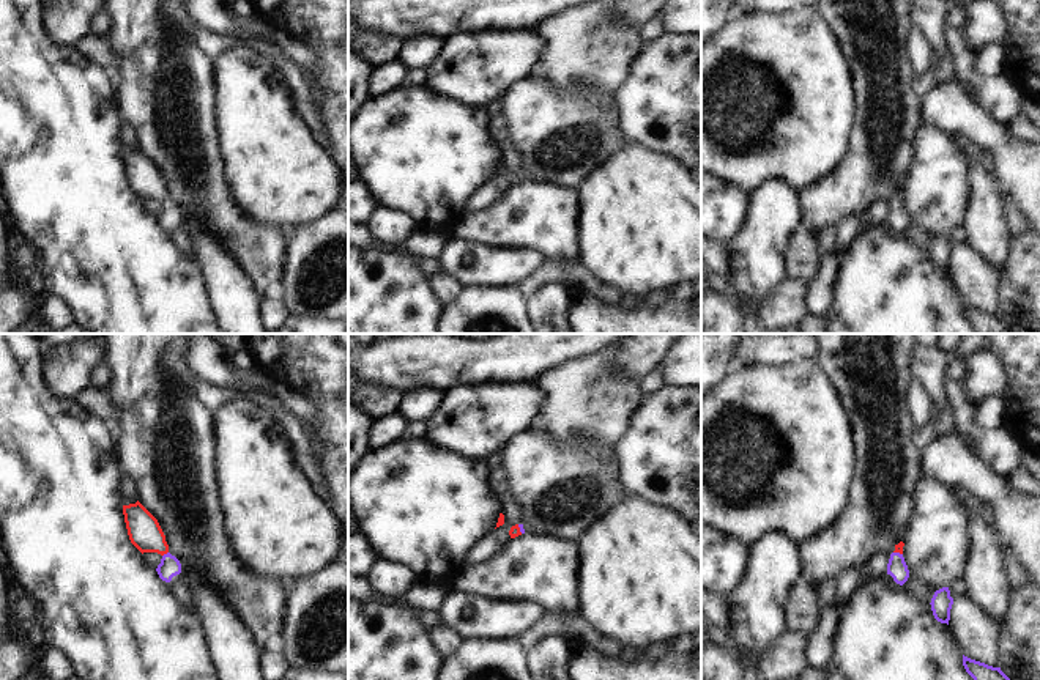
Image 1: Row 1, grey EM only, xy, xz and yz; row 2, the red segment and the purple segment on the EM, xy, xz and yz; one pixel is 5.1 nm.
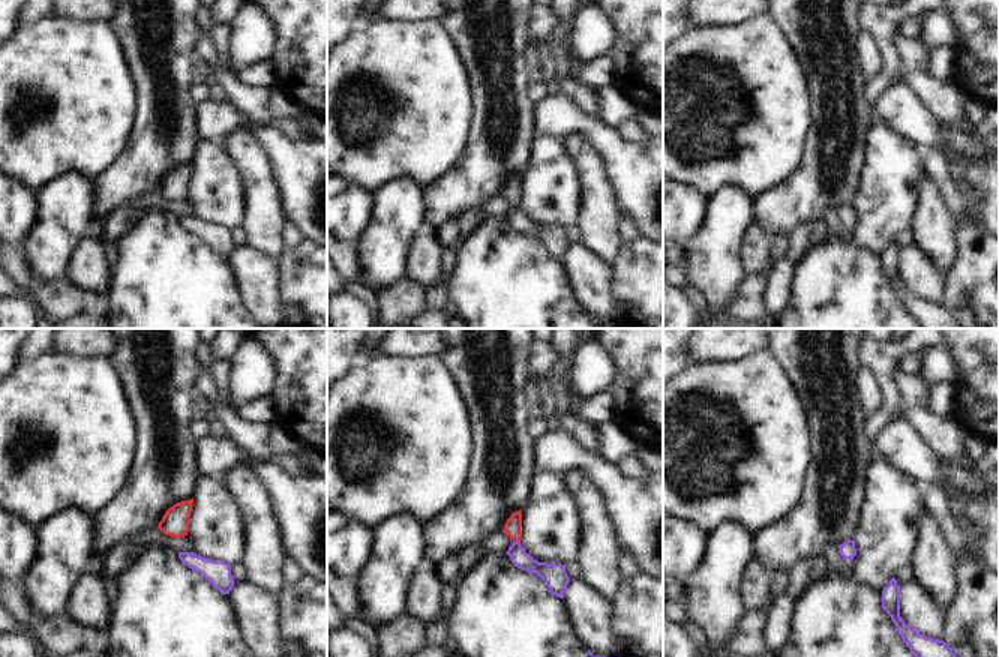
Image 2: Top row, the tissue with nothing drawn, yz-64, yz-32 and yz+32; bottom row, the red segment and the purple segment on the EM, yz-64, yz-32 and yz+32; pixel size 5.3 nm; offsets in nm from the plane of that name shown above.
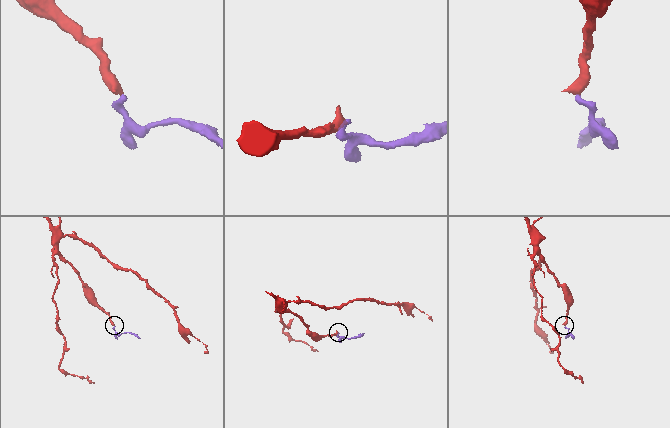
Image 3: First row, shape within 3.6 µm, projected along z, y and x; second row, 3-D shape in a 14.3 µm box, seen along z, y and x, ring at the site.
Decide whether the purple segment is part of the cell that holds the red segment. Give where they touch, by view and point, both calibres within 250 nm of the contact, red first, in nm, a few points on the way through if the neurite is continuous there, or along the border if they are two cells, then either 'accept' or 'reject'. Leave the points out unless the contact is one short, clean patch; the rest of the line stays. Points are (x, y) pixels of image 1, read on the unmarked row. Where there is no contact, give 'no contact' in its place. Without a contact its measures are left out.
xy (164, 200) | 170/110 nm | across xy (145, 181), (164, 200), (169, 214) | accept

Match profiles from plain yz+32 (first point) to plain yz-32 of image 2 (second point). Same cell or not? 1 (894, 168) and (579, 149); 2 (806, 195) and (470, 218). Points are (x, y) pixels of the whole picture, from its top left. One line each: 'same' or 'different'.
1: different
2: different

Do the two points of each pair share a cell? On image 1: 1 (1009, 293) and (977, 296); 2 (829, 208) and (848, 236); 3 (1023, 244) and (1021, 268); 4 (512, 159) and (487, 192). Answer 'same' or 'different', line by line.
1: different
2: different
3: same
4: same

